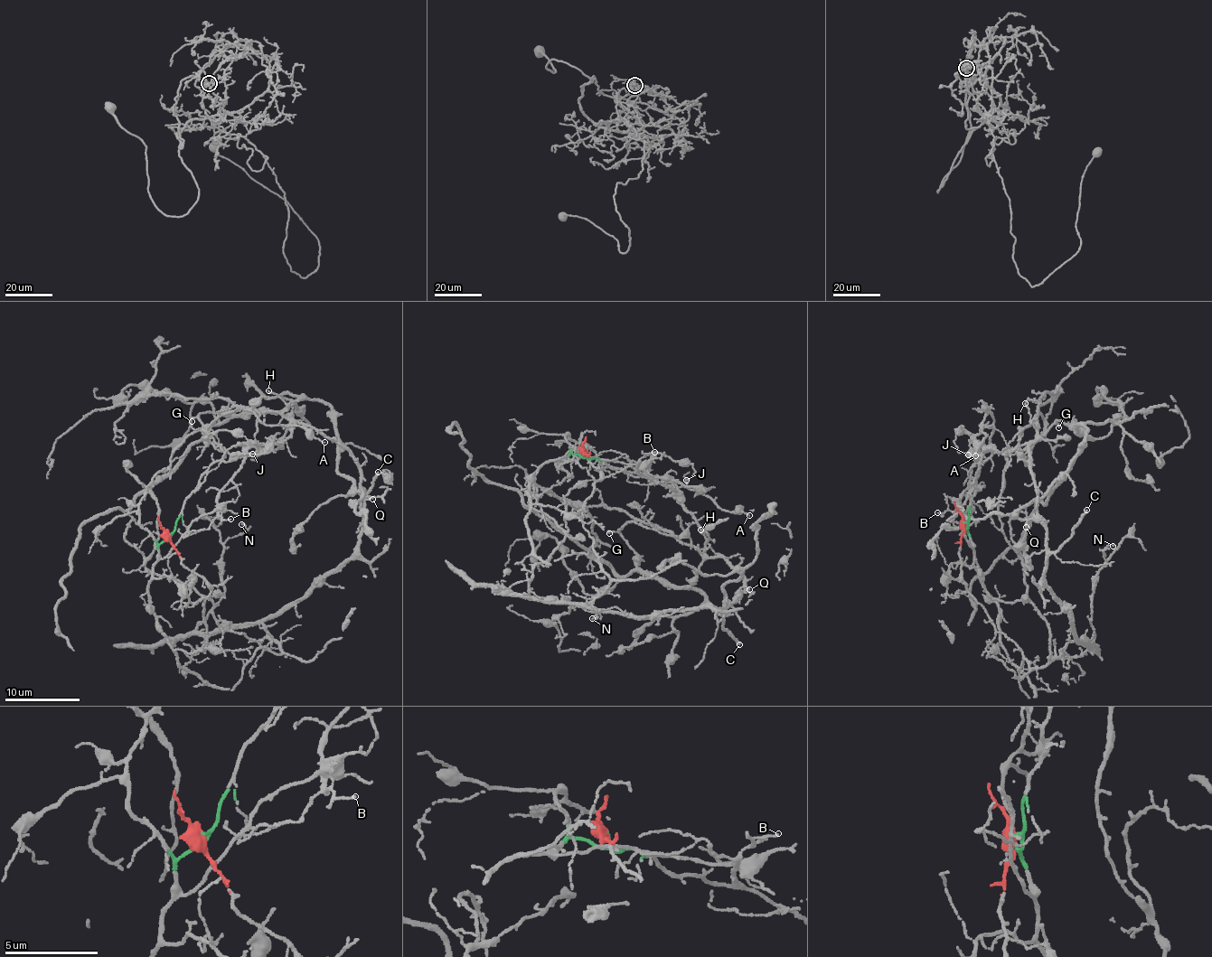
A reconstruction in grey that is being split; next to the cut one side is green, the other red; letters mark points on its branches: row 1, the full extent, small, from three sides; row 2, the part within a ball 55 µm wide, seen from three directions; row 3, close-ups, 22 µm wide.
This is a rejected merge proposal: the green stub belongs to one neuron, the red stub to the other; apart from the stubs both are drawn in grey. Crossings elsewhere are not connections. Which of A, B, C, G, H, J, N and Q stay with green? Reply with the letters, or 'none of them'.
A, J

